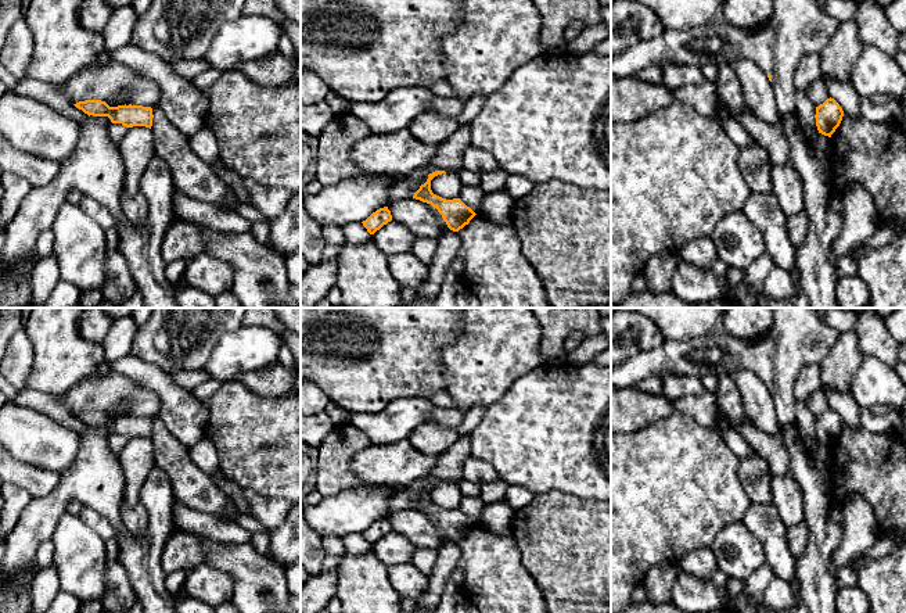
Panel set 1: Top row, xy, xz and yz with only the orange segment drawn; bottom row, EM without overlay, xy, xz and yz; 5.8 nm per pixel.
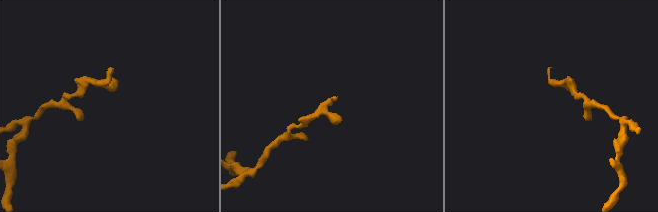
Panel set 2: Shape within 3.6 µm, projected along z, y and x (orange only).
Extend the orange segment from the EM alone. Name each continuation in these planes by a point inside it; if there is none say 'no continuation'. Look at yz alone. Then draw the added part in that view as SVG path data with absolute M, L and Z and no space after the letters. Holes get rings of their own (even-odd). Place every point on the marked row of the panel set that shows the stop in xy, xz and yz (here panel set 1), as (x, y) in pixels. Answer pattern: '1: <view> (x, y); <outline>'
1: yz (797, 28); M774 0L772 17L755 31L736 28L726 21L720 25L707 22L687 31L665 29L651 40L611 55L611 76L634 76L643 68L651 65L659 68L665 65L694 65L701 68L707 62L719 67L737 58L747 58L772 75L777 110L783 119L795 112L797 87L794 78L799 61L809 54L821 54L840 24L841 21L827 15L816 0Z

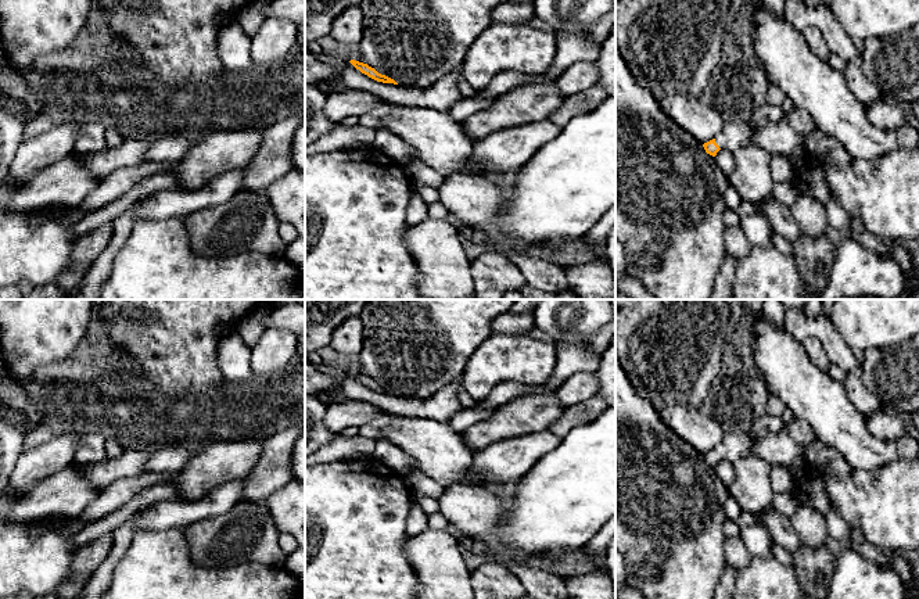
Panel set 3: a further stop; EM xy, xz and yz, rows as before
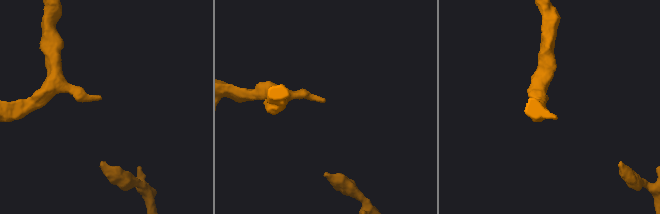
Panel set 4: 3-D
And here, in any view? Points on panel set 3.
1: yz (733, 136); M769 104L761 105L754 111L751 119L744 123L725 123L719 136L715 137L715 143L721 150L736 151L740 147L753 144L753 136L757 129L782 121L787 118L782 107Z

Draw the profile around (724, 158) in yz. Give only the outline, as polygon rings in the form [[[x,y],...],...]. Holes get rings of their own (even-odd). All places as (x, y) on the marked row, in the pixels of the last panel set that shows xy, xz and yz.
[[[719,150],[714,158],[722,173],[726,177],[730,176],[735,168],[733,153],[729,150]]]

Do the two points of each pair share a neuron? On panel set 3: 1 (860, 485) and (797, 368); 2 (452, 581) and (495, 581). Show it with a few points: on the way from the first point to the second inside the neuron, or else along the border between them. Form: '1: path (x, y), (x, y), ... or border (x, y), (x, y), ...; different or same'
1: border (885, 463), (868, 470), (853, 470); different
2: border (470, 571), (471, 584); different

